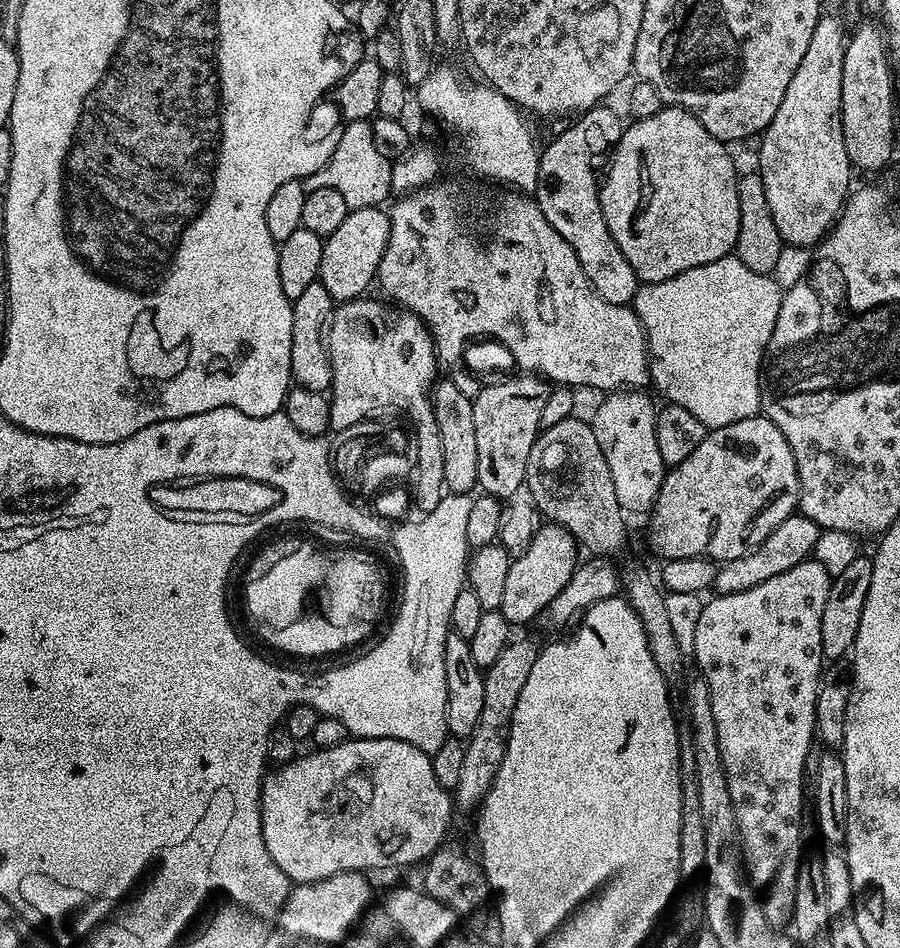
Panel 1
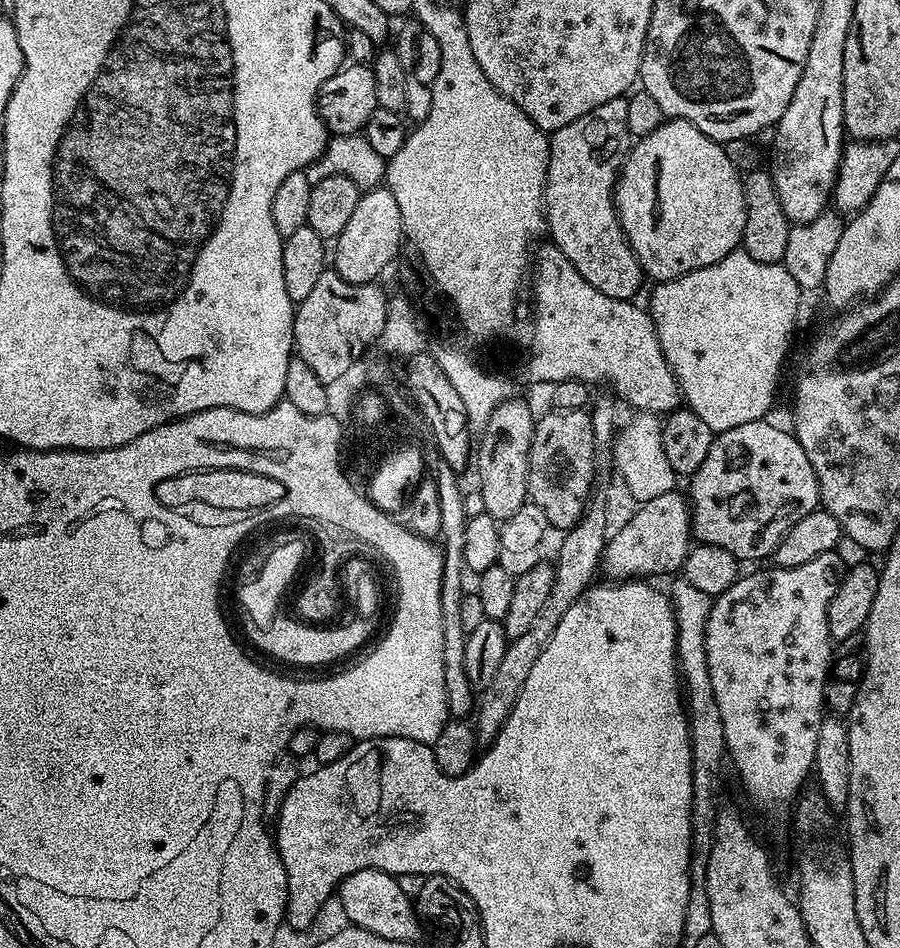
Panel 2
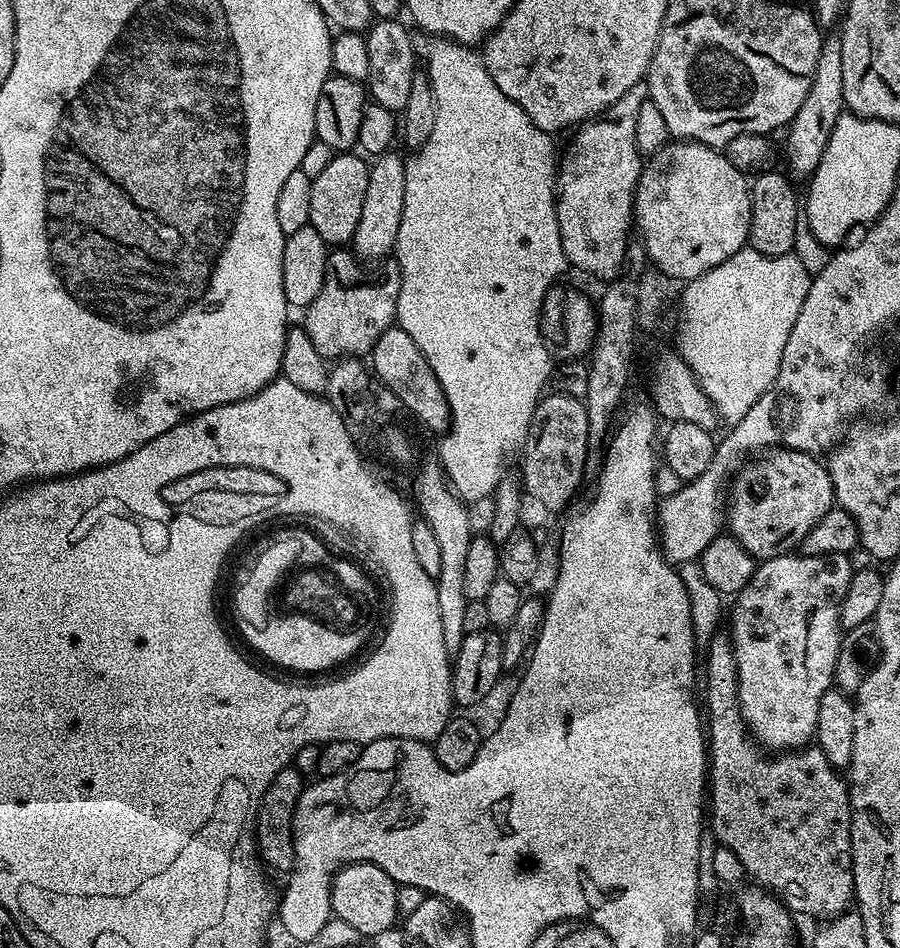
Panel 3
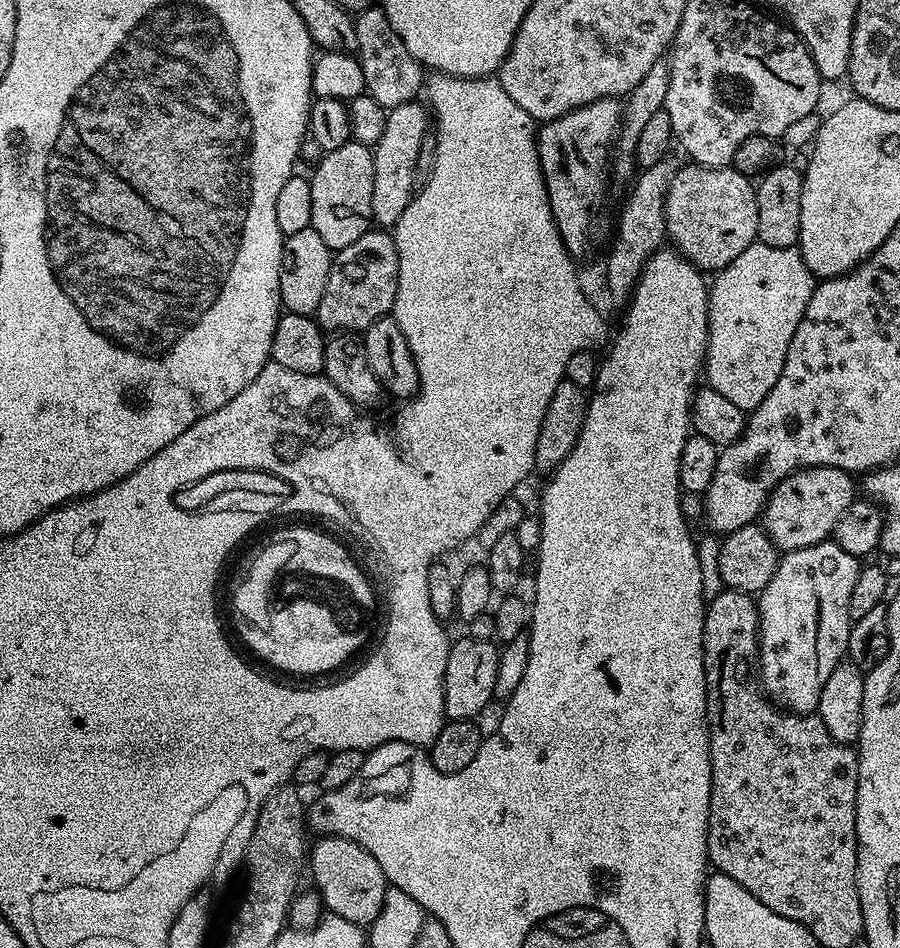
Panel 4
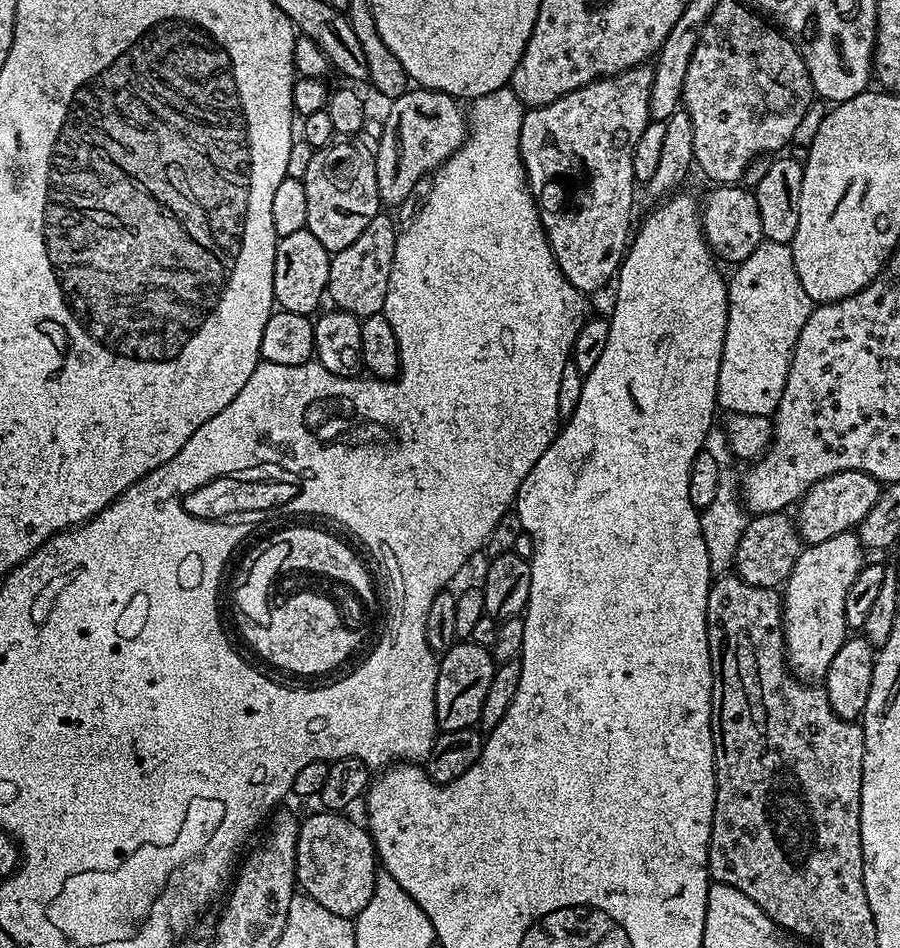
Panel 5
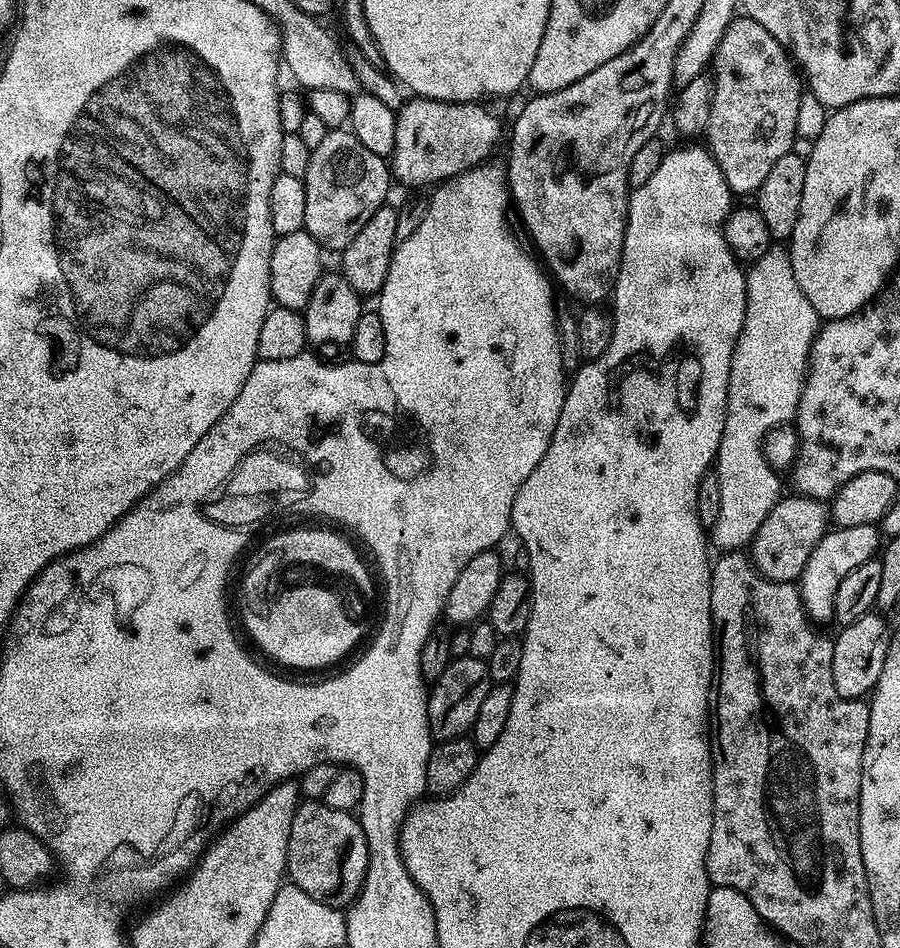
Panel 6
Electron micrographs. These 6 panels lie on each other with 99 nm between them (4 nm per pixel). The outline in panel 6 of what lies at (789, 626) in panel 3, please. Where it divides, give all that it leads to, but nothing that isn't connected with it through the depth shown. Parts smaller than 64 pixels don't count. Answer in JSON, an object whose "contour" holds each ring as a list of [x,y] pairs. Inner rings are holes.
{"contour":[[[874,524],[866,526],[846,526],[824,533],[823,538],[814,546],[814,554],[806,562],[798,581],[800,597],[809,621],[829,620],[834,617],[834,594],[850,570],[858,570],[862,562],[873,559],[881,551],[882,533]]]}

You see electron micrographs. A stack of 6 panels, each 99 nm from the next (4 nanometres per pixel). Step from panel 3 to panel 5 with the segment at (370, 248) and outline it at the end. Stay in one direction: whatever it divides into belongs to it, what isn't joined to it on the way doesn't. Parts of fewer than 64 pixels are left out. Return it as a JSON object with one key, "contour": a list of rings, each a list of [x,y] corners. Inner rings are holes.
{"contour":[[[409,87],[408,91],[395,97],[388,108],[388,117],[384,120],[384,129],[380,132],[380,141],[374,144],[376,173],[378,174],[378,194],[381,205],[398,206],[414,187],[418,178],[428,173],[435,173],[440,165],[445,164],[464,144],[468,137],[468,121],[465,109],[458,103],[457,97],[436,92],[432,88]]]}

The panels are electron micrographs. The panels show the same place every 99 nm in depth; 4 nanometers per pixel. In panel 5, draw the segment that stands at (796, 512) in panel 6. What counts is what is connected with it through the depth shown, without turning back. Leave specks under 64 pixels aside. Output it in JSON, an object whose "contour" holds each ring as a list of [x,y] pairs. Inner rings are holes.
{"contour":[[[787,511],[761,512],[753,515],[738,538],[734,561],[735,575],[741,576],[750,586],[779,589],[788,580],[794,562],[798,562],[802,551],[800,533],[796,530],[795,519]]]}

